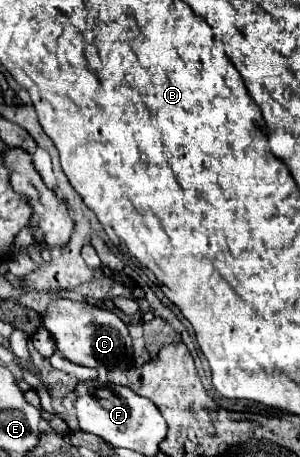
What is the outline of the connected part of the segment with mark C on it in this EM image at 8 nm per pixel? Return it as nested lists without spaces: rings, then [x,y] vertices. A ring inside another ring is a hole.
[[[55,299],[47,305],[41,315],[43,327],[51,333],[57,351],[79,365],[87,367],[129,367],[129,359],[133,355],[131,337],[127,325],[111,311],[97,309],[89,303],[79,303],[71,299]]]

